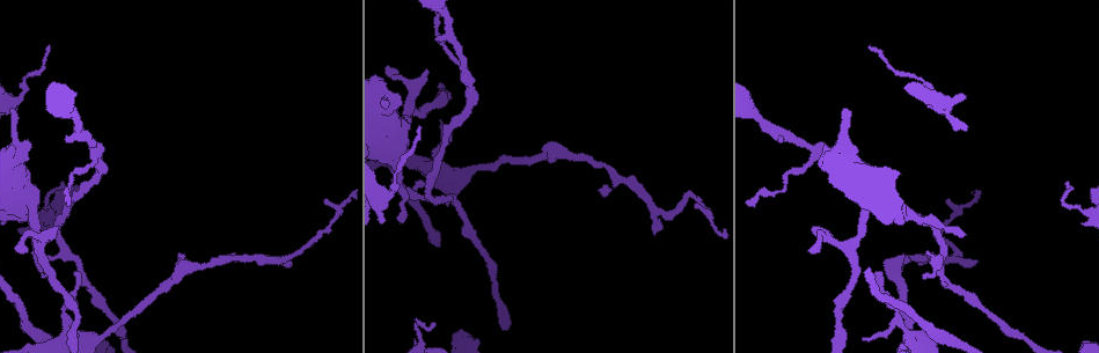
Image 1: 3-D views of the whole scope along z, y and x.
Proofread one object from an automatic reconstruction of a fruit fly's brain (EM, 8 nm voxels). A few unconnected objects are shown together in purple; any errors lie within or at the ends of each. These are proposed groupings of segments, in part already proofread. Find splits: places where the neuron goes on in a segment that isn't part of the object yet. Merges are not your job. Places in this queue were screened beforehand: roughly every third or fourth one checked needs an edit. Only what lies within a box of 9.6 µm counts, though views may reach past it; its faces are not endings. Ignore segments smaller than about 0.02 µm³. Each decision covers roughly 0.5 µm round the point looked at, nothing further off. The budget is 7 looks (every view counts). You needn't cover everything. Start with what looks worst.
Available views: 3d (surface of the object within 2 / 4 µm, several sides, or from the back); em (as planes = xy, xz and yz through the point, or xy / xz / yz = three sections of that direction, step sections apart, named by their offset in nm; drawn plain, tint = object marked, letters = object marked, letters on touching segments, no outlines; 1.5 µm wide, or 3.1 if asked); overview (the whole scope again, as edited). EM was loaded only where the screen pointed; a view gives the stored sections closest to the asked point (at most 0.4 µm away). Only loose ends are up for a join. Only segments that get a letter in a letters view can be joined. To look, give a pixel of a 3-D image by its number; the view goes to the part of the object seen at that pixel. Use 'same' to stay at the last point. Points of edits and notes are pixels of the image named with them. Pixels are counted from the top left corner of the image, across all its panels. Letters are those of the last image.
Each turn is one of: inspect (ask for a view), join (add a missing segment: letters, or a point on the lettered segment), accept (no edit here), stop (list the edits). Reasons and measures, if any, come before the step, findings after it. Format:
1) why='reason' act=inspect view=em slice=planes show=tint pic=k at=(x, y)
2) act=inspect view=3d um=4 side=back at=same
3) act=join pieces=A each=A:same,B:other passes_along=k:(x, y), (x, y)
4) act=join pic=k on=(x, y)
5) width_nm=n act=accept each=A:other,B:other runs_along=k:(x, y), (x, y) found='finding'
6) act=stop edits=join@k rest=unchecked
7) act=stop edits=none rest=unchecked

why='free end' act=inspect view=em slice=planes show=letters pic=1 at=(425, 72)

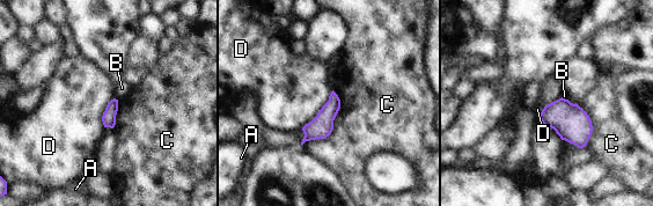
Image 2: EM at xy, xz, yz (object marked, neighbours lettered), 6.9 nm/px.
longest_contact=C:440nm act=accept each=A:other,B:other,C:other,D:other found='no lettered segment goes on from it'

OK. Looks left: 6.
why='thin end' act=inspect view=em slice=yz step=8 show=letters pic=1 at=(423, 184)

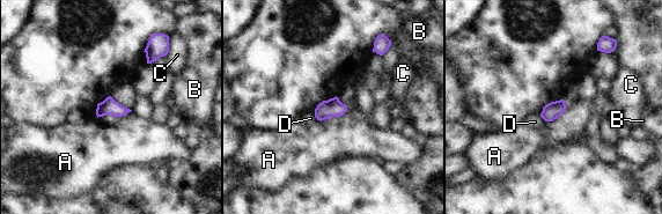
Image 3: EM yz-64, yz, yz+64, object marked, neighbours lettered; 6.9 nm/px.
why='cut it another way' act=inspect view=em slice=xy step=8 show=letters at=same

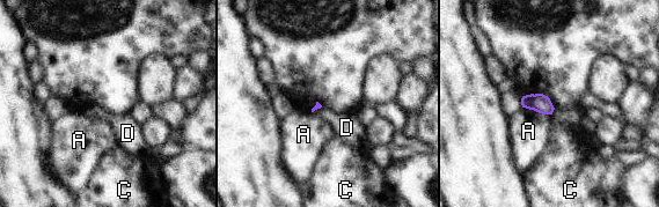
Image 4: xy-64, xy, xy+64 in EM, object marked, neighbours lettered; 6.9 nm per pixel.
act=accept each=A:other,C:other,D:other found='none of them fits'

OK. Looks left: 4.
why='free end' act=inspect view=3d um=2 pic=1 at=(655, 234)

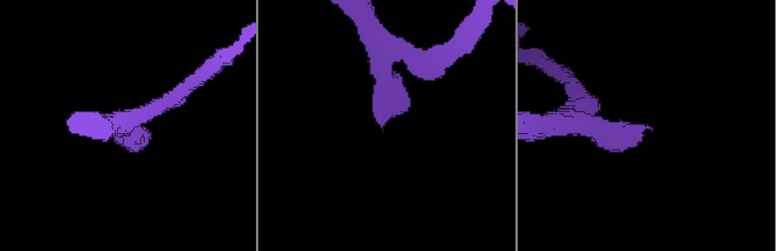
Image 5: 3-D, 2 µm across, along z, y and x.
act=inspect view=em slice=xz step=8 show=letters pic=5 at=(649, 128)

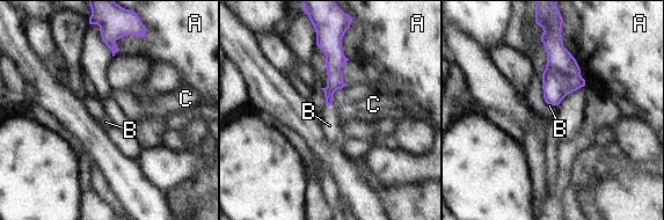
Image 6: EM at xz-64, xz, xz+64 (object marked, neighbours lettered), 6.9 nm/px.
act=join pieces=B each=A:other,B:same,C:other passes_along=6:(335, 76), (326, 102), (329, 125) found='it goes on there'

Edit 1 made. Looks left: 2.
act=stop edits=join@6 rest=unchecked

